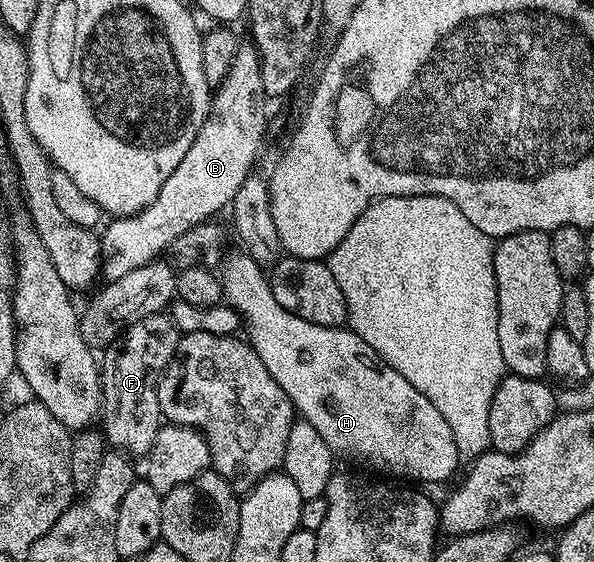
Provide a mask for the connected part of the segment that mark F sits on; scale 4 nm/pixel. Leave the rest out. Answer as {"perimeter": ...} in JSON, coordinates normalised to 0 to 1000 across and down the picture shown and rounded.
{"perimeter":[[[288,560],[239,566],[219,578],[207,598],[184,612],[173,628],[172,767],[177,785],[190,799],[214,801],[224,813],[242,815],[259,794],[259,779],[273,760],[263,689],[274,673],[283,646],[296,632],[305,596],[293,580]]]}

